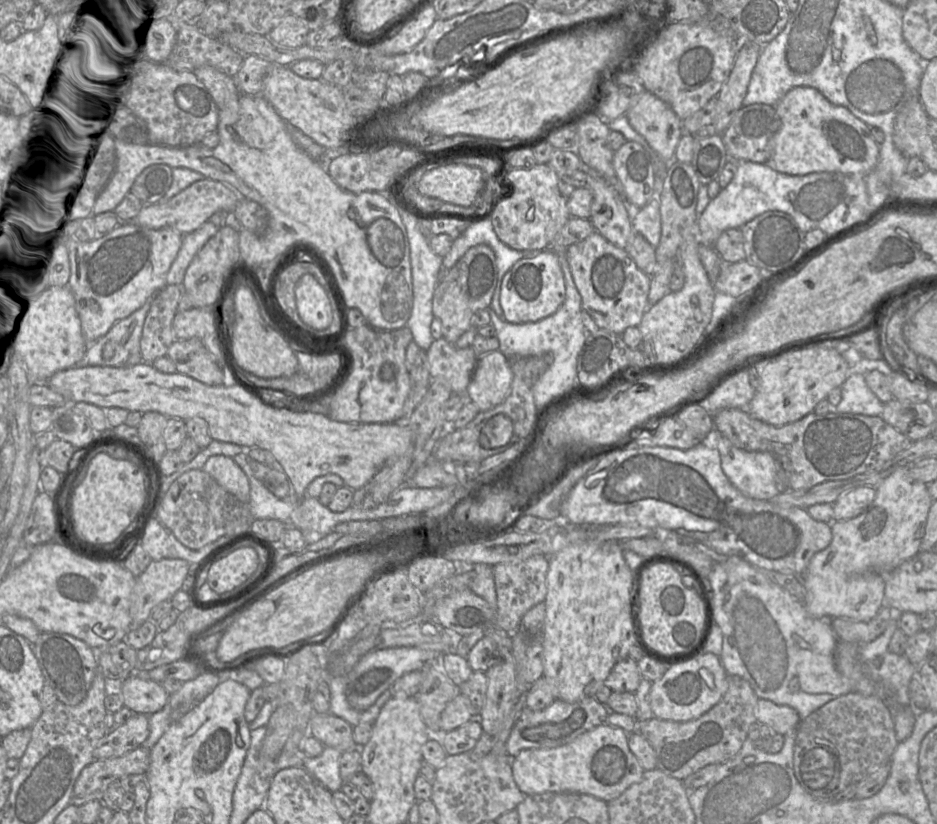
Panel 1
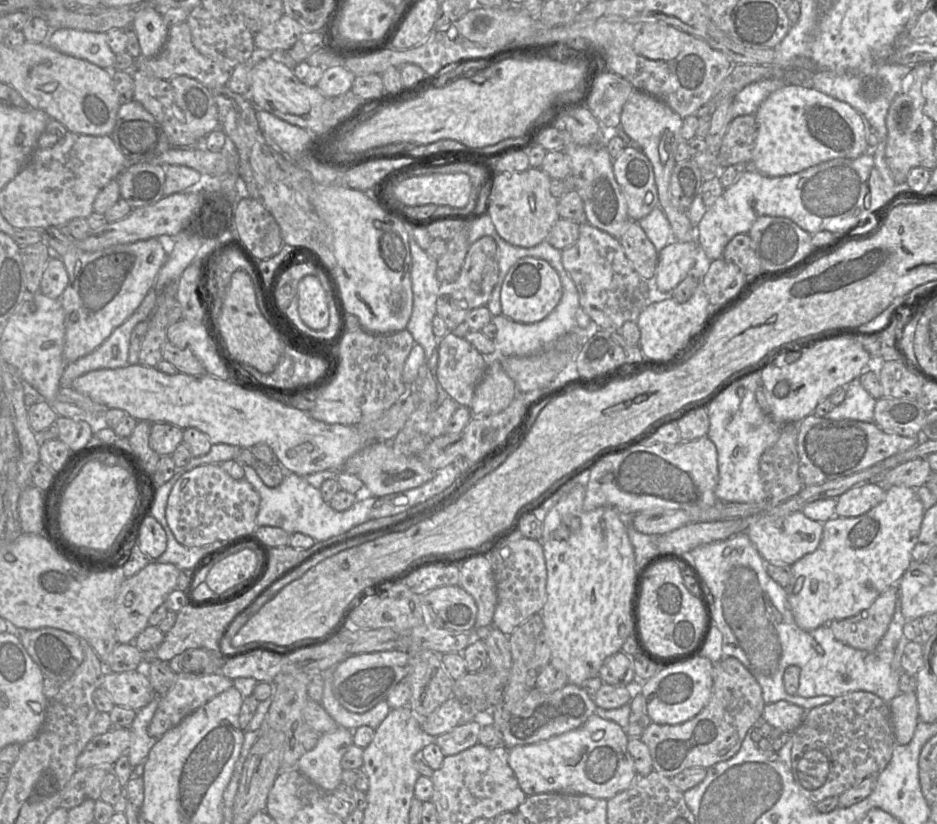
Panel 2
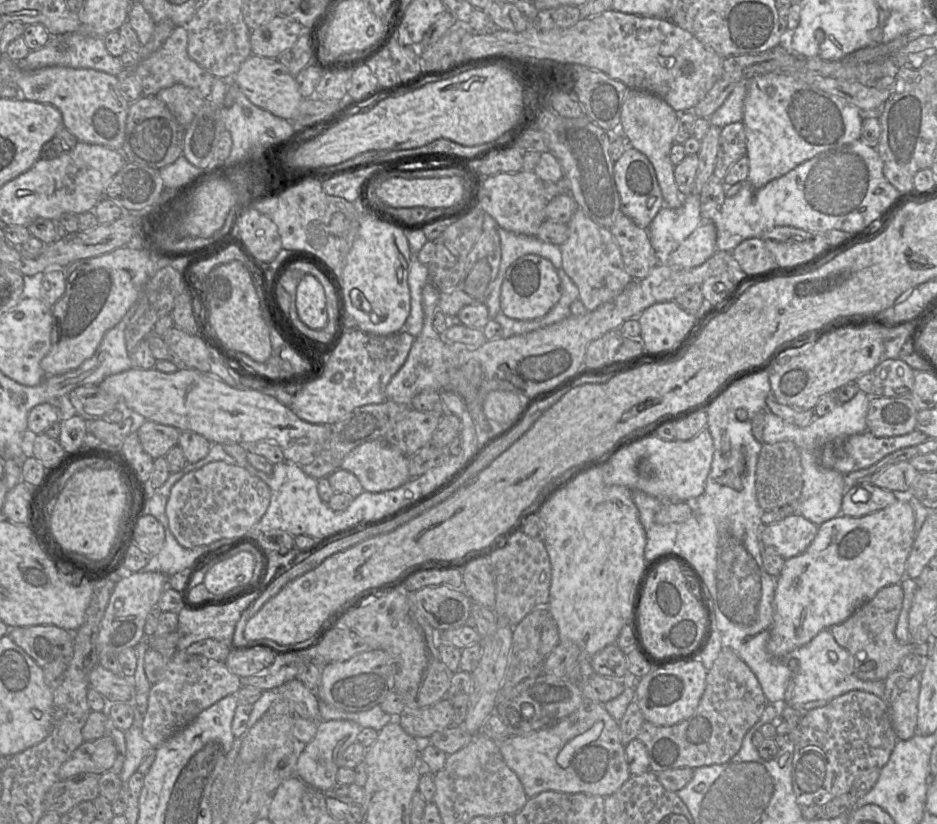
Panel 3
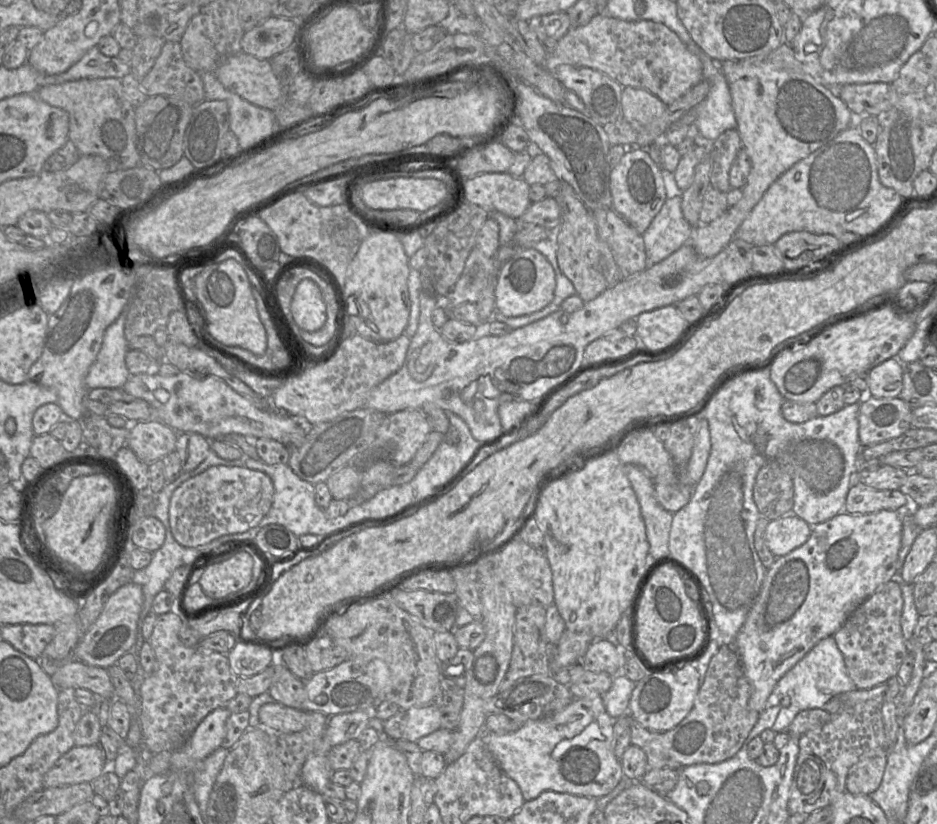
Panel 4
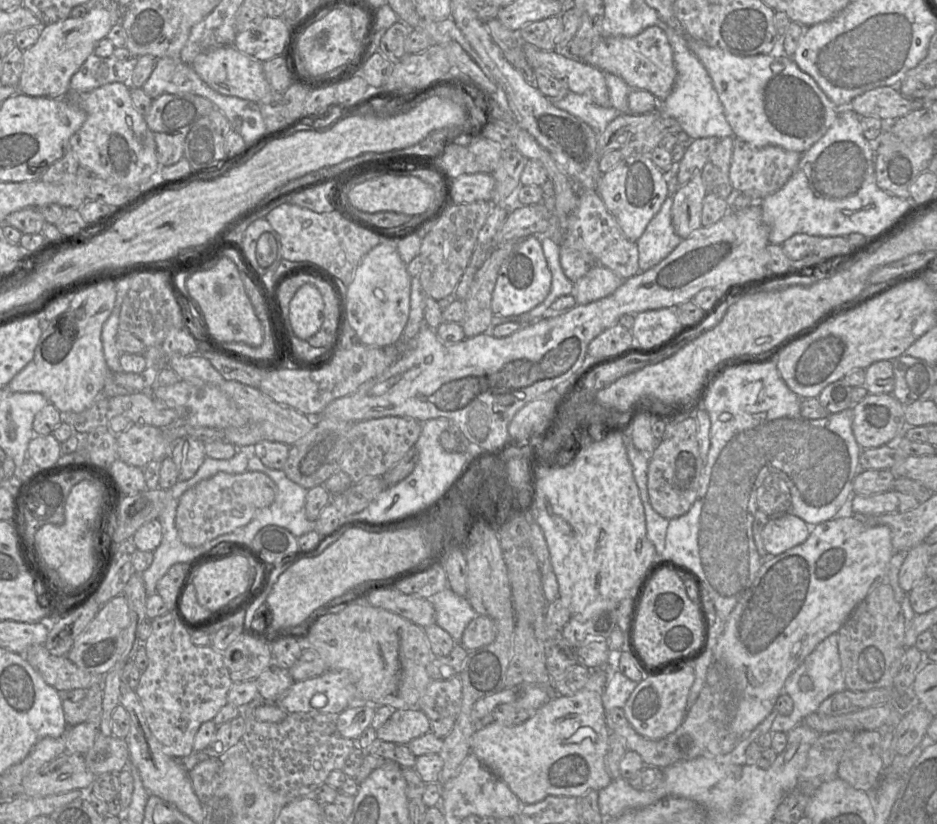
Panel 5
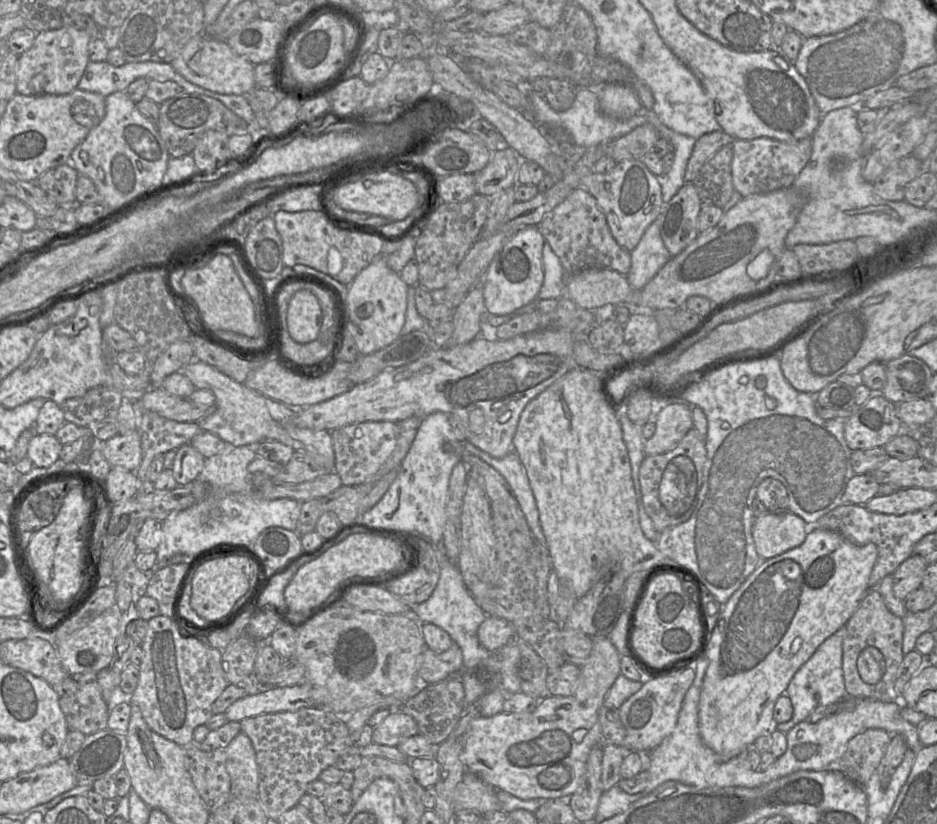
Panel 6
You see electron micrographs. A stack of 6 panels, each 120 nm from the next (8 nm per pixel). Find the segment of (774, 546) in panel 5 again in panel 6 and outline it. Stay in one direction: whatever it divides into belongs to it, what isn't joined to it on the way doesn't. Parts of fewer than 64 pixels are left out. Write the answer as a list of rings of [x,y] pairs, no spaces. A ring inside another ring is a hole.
[[[769,511],[753,519],[752,538],[762,560],[801,545],[806,535],[805,521],[790,511]]]

